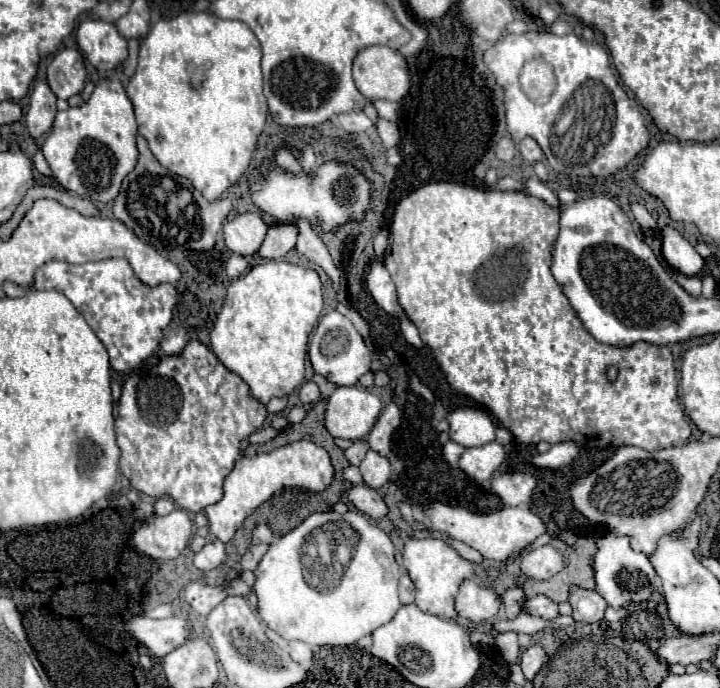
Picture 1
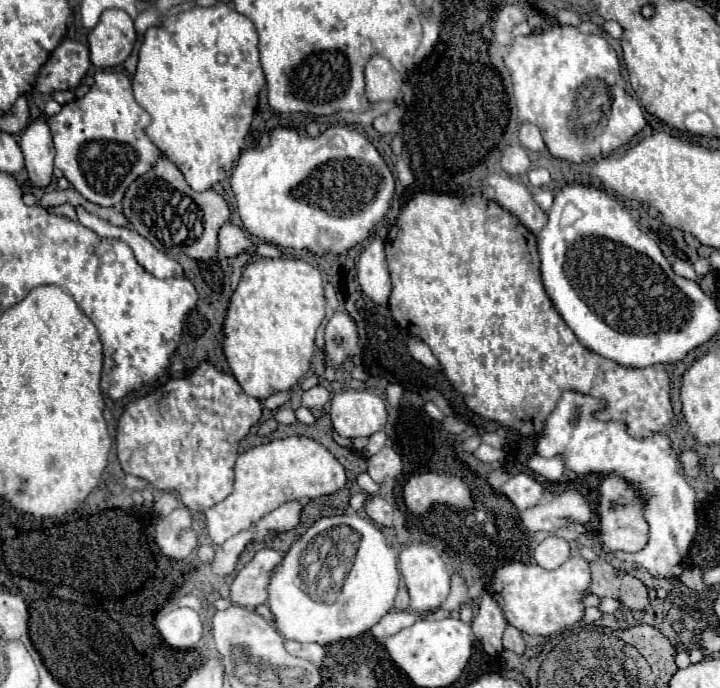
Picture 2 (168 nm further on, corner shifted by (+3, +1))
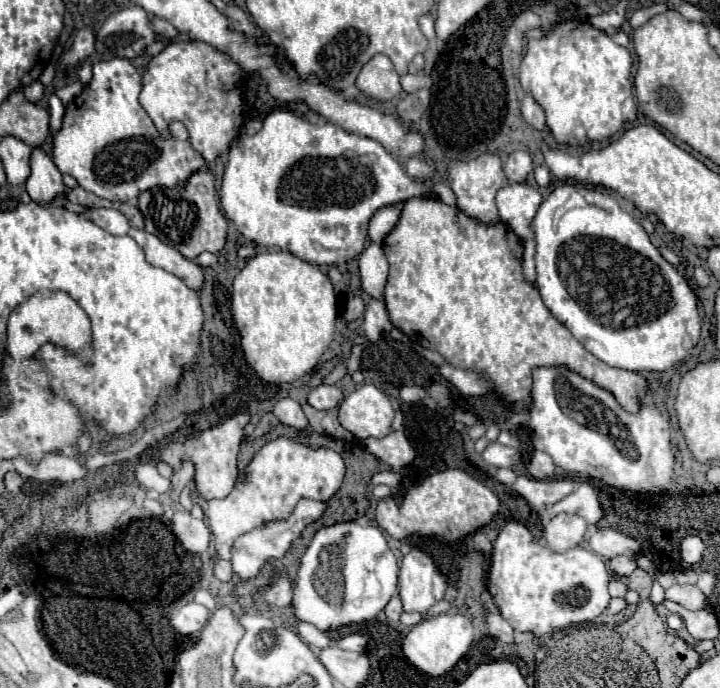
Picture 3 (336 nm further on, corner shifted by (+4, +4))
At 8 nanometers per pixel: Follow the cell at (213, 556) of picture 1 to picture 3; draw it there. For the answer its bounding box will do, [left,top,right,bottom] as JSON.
[230,498,326,580]

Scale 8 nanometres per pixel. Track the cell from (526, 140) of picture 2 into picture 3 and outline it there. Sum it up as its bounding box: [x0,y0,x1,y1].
[522,96,546,130]

